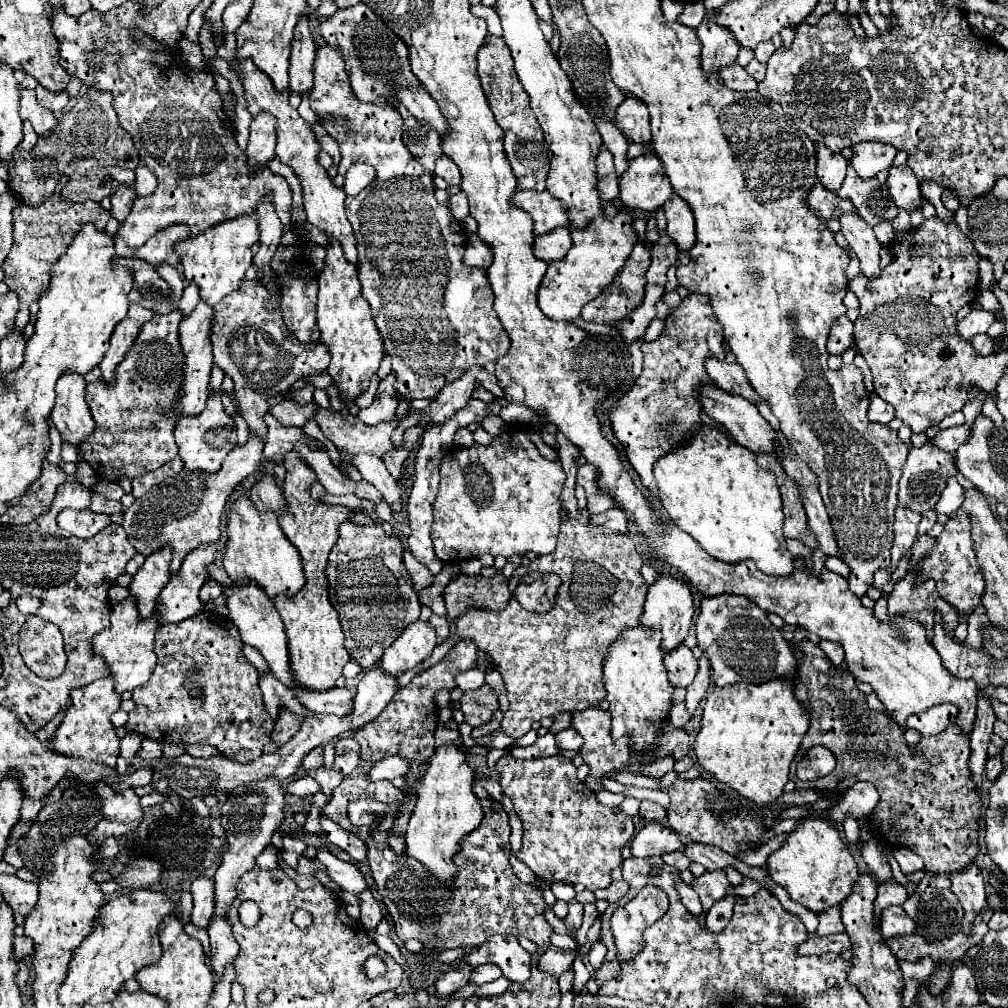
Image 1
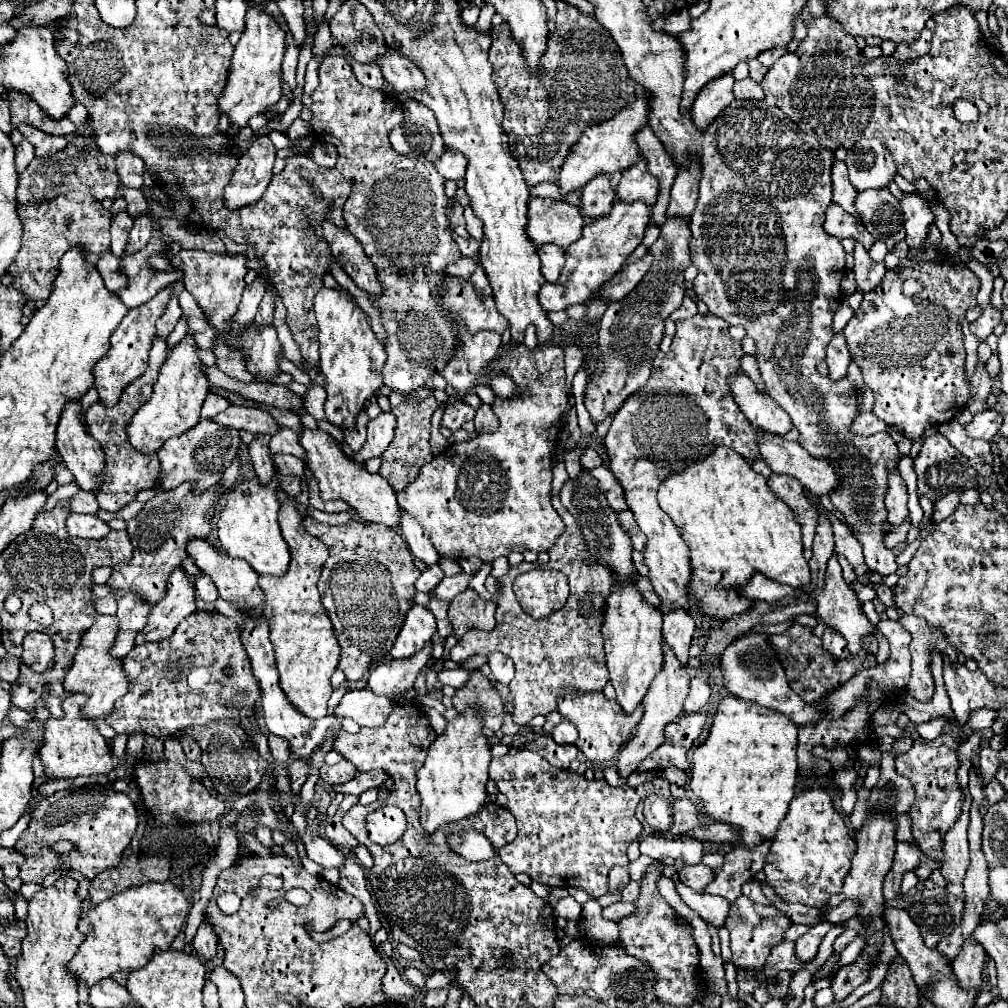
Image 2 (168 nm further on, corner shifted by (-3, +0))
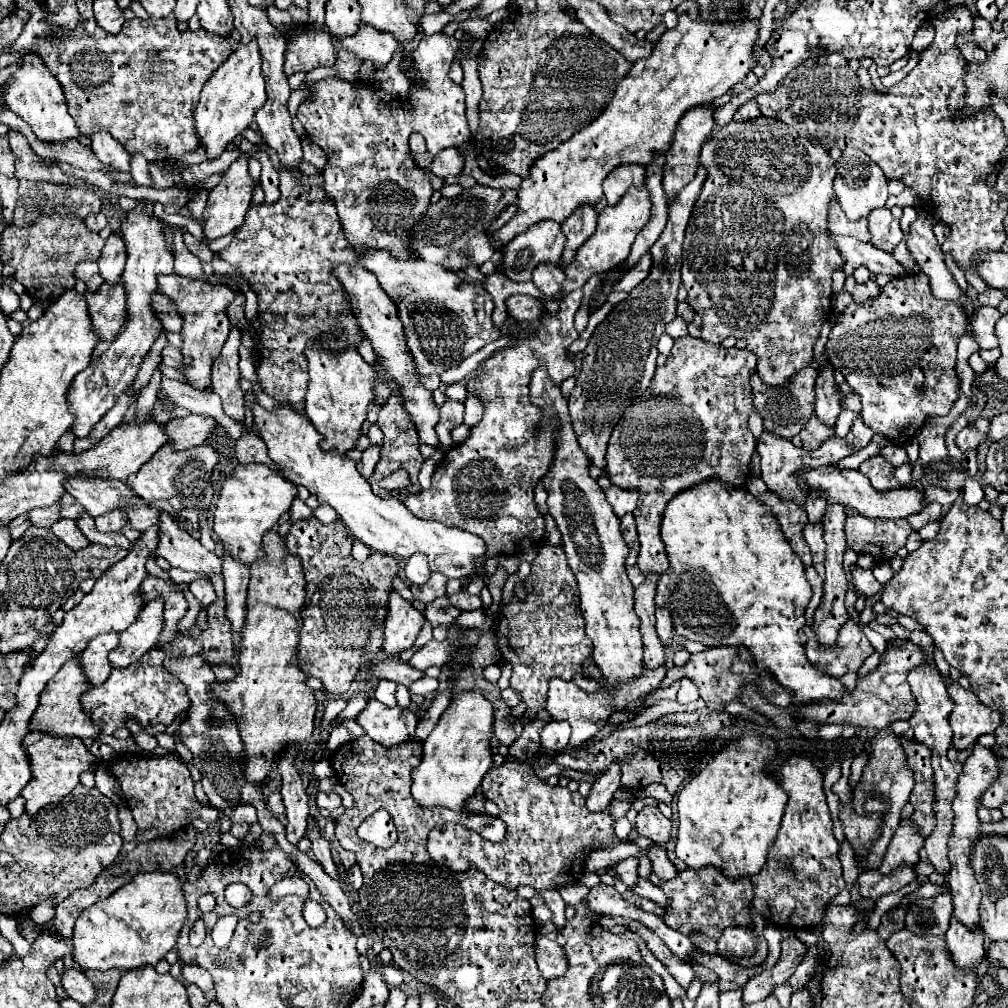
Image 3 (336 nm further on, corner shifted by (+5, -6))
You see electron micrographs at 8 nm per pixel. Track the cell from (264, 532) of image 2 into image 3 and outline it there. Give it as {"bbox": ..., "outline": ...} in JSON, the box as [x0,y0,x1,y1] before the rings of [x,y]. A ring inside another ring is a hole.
{"bbox":[214,464,296,564],"outline":[[[238,464],[234,474],[222,482],[214,510],[214,532],[222,540],[224,550],[232,552],[232,556],[244,564],[252,564],[264,556],[262,536],[276,526],[284,512],[290,510],[296,492],[296,484],[270,470],[266,464]]]}

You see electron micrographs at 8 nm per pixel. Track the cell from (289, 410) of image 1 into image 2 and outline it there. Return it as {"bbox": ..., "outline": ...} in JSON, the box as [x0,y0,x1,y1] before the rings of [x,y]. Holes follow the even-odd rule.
{"bbox":[214,406,282,434],"outline":[[[230,406],[228,410],[214,416],[216,422],[222,426],[232,426],[236,430],[248,430],[248,432],[262,432],[262,434],[276,434],[282,426],[272,418],[270,412],[260,408],[248,408],[248,406]]]}

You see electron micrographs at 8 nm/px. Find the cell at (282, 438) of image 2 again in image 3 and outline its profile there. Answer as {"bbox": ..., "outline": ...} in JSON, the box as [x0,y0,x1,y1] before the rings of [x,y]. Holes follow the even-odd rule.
{"bbox":[158,376,244,438],"outline":[[[162,376],[160,388],[158,388],[158,398],[172,398],[178,406],[186,408],[188,412],[200,412],[212,416],[232,438],[240,438],[244,424],[236,424],[234,420],[228,420],[222,410],[222,400],[210,392],[196,392],[194,388],[188,388],[184,382],[172,380]]]}

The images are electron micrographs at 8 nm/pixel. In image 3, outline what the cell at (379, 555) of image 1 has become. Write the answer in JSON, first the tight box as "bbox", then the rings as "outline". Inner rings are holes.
{"bbox":[284,516,400,698],"outline":[[[314,516],[310,520],[294,522],[288,536],[284,538],[288,552],[300,558],[306,580],[306,602],[302,606],[302,630],[296,660],[300,670],[308,670],[310,676],[316,676],[332,698],[344,698],[360,668],[370,664],[372,658],[376,658],[376,654],[382,650],[382,622],[386,616],[386,600],[388,592],[392,592],[392,576],[400,570],[396,558],[384,556],[380,552],[372,552],[364,562],[354,560],[350,554],[352,542],[354,536],[348,532],[342,520],[322,524]]]}

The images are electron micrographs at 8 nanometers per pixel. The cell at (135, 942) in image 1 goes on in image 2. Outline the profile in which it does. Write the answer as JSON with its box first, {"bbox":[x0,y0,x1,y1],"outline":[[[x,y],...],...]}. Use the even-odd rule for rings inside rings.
{"bbox":[68,882,188,986],"outline":[[[148,882],[128,888],[84,912],[80,932],[84,932],[86,940],[68,962],[68,972],[78,982],[94,986],[120,970],[142,968],[152,958],[154,948],[170,948],[178,932],[182,932],[186,916],[188,900],[172,882]]]}

